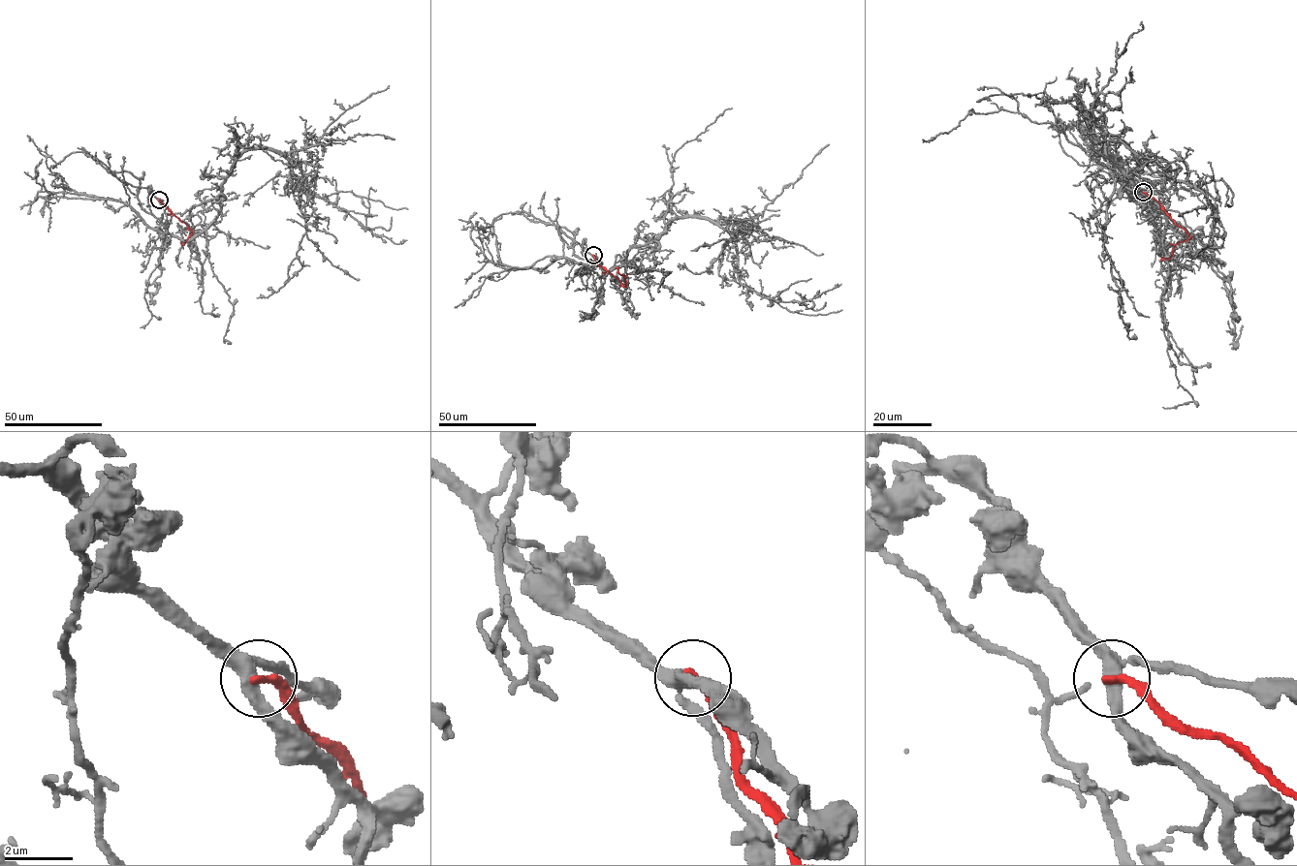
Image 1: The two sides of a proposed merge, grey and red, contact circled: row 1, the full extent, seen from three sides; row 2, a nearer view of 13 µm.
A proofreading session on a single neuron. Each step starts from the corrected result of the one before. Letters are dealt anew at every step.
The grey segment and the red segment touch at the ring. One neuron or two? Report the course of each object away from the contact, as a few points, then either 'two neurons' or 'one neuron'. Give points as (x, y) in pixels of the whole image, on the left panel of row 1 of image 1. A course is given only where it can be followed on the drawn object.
grey runs (158, 200), (181, 215), (220, 195), (243, 152), (275, 149), (300, 166), (304, 192), (406, 240); red runs (159, 200), (191, 231), (186, 242), (180, 242); two neurons

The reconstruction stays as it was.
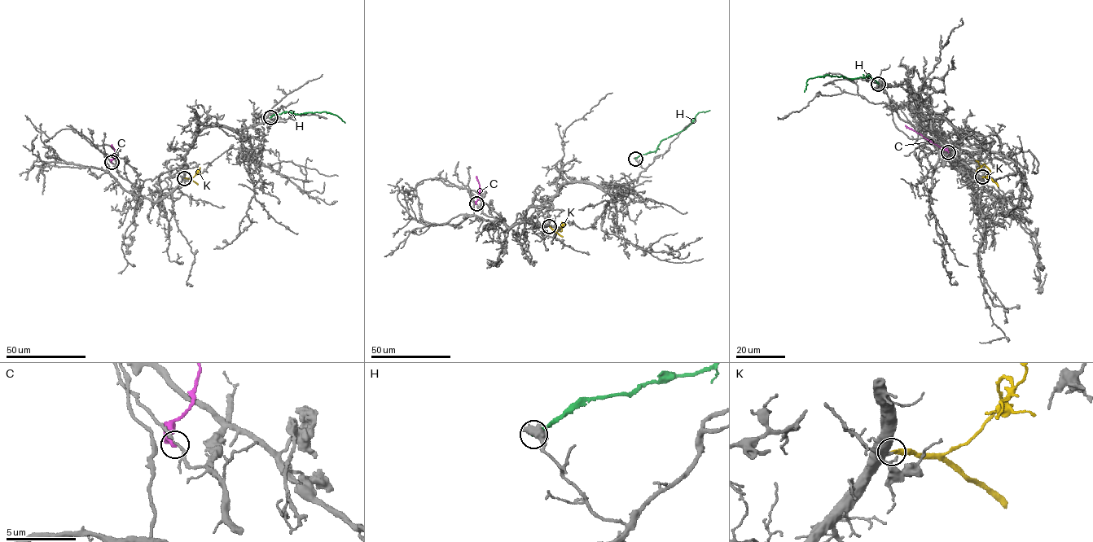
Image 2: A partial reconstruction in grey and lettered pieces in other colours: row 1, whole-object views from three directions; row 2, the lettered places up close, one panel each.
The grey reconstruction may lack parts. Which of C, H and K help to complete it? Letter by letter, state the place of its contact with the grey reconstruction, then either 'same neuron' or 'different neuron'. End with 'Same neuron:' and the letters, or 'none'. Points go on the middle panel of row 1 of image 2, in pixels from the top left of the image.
C: meets grey at (476, 203); different neuron
H: meets grey at (635, 159); different neuron
K: meets grey at (549, 226); same neuron
Same neuron: K

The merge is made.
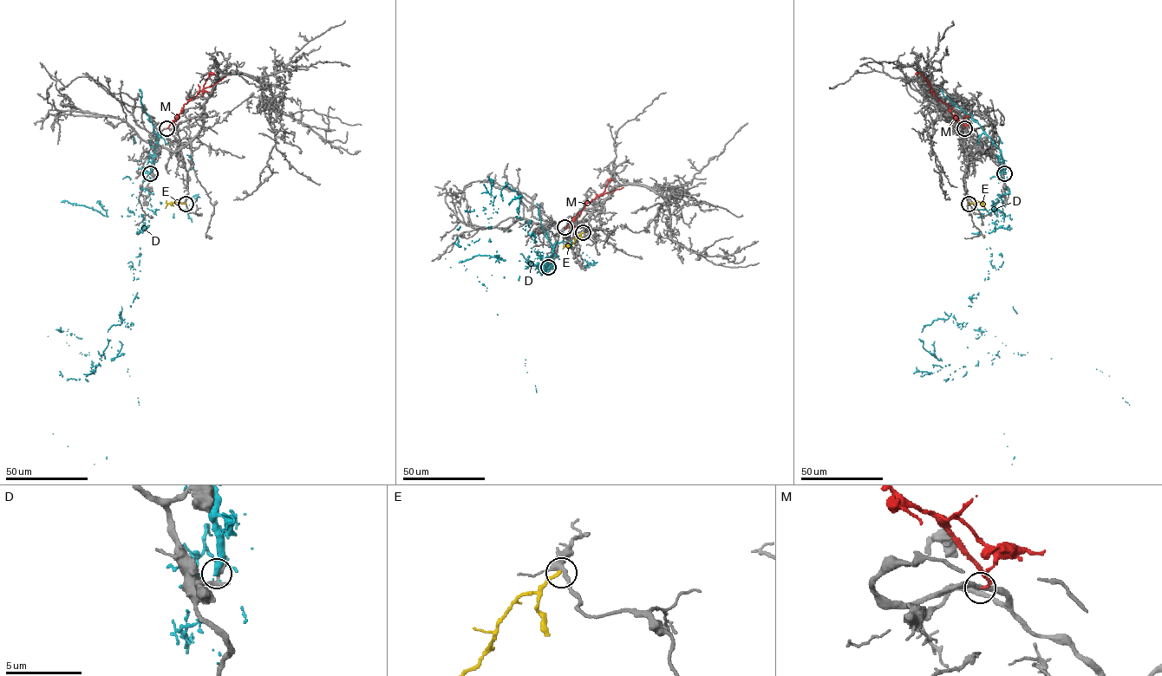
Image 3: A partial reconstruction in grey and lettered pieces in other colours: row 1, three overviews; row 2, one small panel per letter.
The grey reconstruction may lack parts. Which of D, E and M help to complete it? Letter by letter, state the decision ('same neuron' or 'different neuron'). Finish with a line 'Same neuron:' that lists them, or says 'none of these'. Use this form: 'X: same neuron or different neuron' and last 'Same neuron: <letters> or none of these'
D: different neuron
E: different neuron
M: same neuron
Same neuron: M

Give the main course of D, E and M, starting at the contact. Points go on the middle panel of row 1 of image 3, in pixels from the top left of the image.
D: (547, 267), (532, 268), (542, 274), (544, 262), (505, 183), (488, 218), (498, 260), (486, 290), (537, 392)
E: (583, 232), (563, 249)
M: (564, 228), (613, 179)

